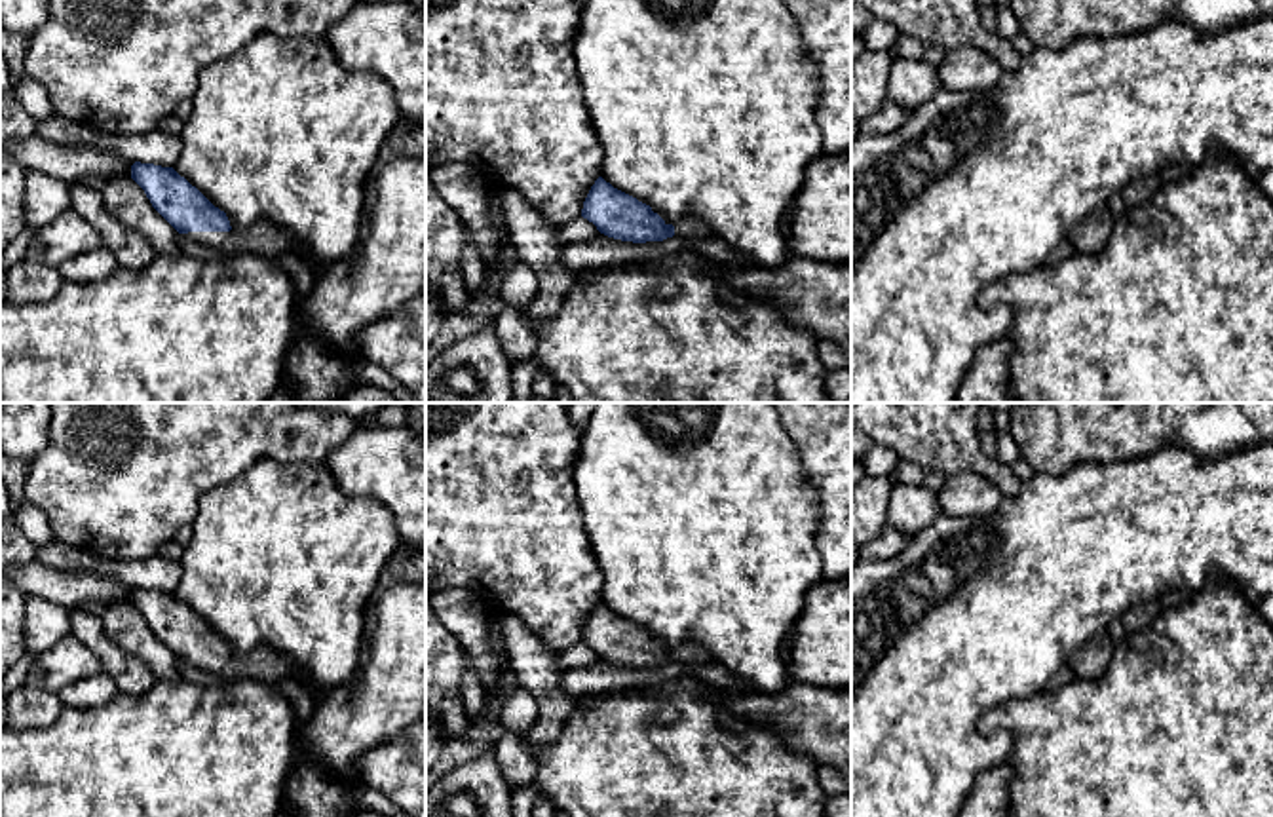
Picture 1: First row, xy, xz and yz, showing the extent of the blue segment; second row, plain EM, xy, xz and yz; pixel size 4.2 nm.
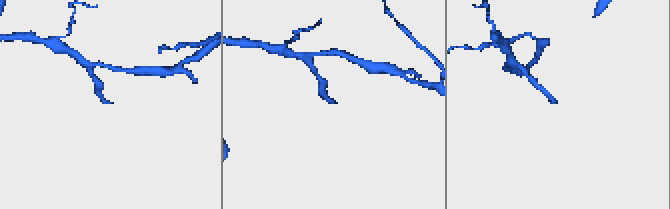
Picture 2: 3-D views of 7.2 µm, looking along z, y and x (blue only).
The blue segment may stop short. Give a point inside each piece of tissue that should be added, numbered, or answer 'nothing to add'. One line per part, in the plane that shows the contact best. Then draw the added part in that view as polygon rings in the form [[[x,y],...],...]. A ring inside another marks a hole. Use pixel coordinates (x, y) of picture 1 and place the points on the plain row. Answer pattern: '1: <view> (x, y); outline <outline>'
1: xy (263, 664); outline [[[256,648],[247,656],[188,657],[186,661],[196,669],[207,671],[226,680],[256,678],[268,684],[298,680],[304,684],[302,674],[294,669],[291,659],[270,648]]]

